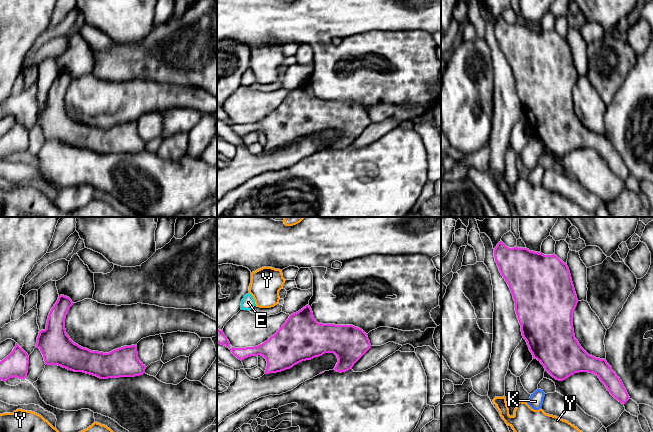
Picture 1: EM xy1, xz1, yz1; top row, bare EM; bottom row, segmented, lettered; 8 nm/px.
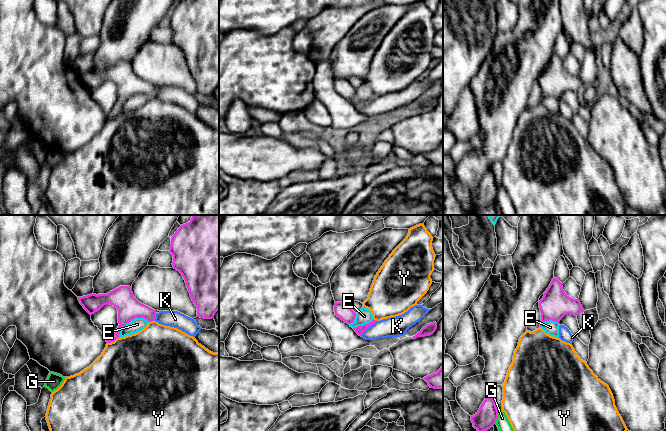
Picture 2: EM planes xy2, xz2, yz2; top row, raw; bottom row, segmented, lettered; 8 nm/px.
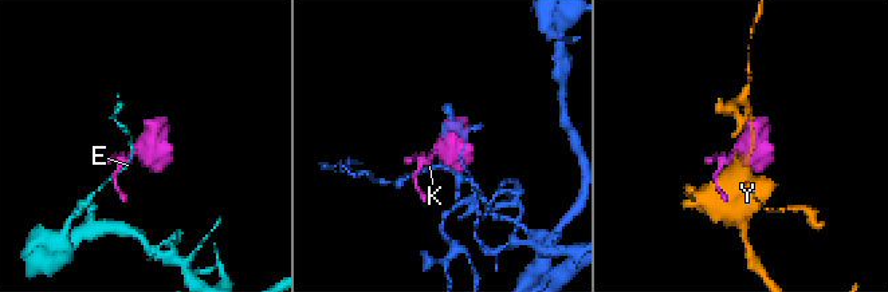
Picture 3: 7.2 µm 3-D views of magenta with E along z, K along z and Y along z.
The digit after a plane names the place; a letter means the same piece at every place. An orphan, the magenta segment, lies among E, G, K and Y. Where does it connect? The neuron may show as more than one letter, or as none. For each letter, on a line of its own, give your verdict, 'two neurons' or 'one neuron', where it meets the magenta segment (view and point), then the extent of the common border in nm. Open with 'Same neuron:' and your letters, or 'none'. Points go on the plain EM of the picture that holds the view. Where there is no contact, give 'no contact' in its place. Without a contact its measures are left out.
Same neuron: none
E: two neurons; contact xy2 (130, 96); length 280 nm
G: two neurons; contact yz2 (497, 193); length 80 nm
K: two neurons; contact xz2 (368, 102); length 180 nm
Y: two neurons; contact xy2 (112, 117); length 110 nm

